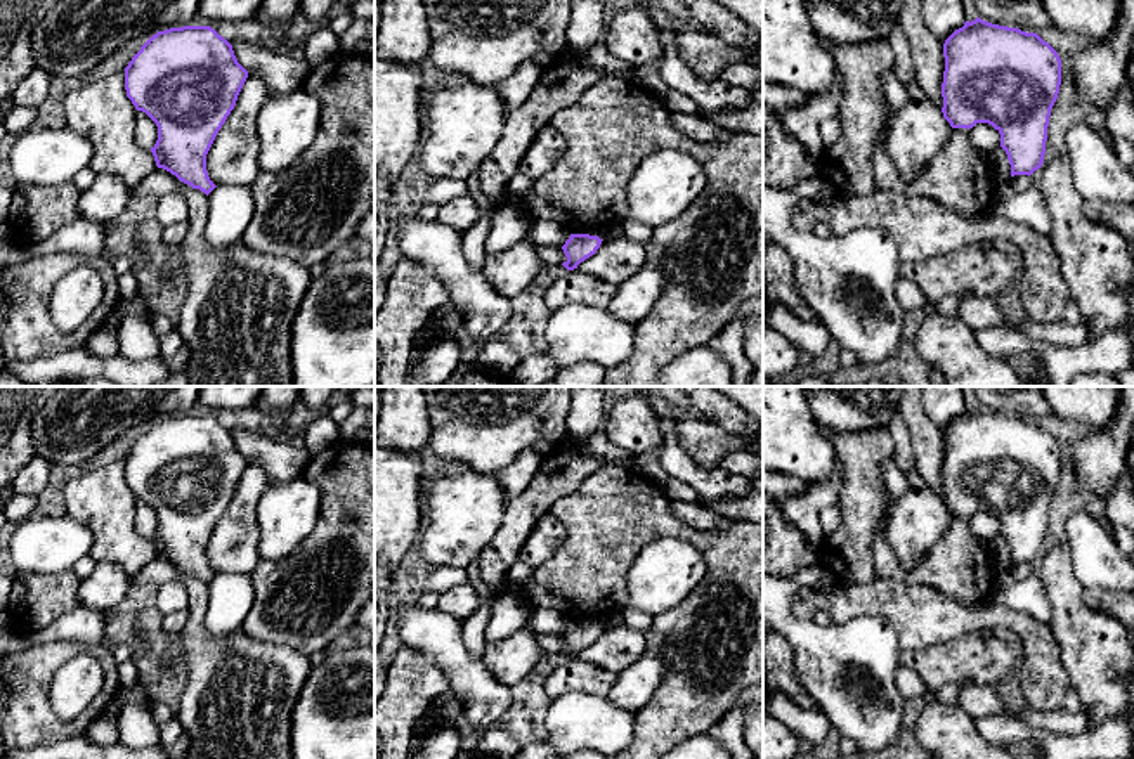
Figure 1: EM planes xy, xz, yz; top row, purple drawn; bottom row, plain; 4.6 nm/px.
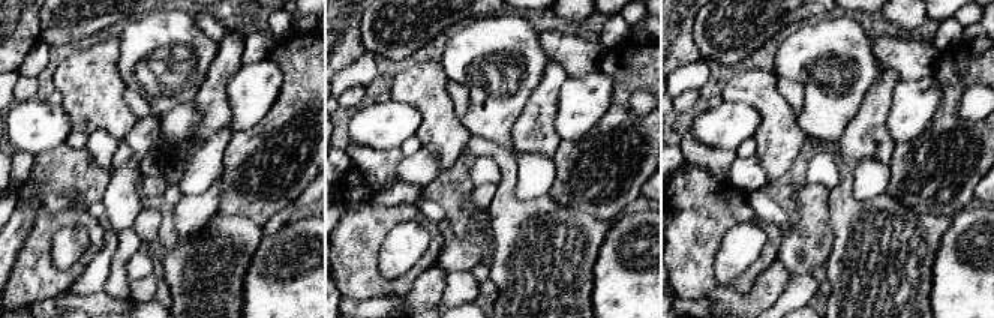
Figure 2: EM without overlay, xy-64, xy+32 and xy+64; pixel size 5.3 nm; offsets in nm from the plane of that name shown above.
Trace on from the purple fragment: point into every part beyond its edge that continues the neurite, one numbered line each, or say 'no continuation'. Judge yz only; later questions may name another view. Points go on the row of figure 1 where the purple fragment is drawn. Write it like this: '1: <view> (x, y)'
no continuation

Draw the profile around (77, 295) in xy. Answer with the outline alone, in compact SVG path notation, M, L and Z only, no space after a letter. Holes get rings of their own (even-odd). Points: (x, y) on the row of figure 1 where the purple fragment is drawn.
M81 265L68 272L55 286L49 303L54 326L69 333L80 328L97 308L104 296L101 274Z

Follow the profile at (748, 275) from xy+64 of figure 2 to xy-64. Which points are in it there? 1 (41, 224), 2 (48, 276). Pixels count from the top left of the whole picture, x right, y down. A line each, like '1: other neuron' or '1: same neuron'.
1: same neuron
2: same neuron

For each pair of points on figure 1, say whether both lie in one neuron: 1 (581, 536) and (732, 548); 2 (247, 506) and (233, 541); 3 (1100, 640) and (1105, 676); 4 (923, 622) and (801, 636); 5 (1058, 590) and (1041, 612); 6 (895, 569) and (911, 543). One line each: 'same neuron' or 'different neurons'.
1: same neuron
2: same neuron
3: same neuron
4: different neurons
5: different neurons
6: different neurons

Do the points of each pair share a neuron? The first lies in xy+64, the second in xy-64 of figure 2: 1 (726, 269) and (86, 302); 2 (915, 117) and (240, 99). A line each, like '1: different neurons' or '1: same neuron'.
1: different neurons
2: same neuron

